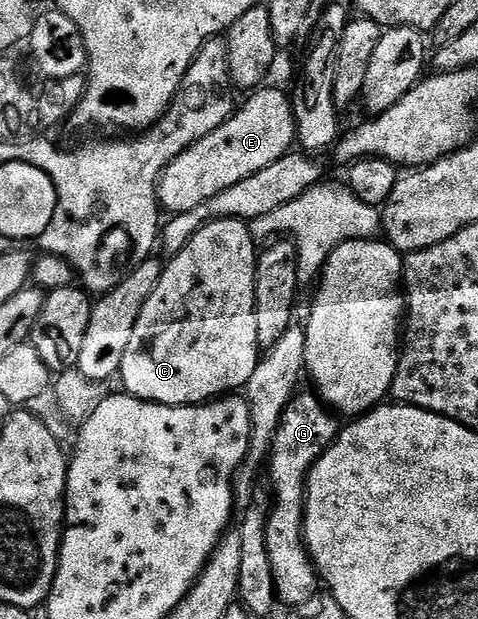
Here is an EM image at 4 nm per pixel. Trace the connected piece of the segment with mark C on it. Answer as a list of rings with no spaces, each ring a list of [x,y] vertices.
[[[210,221],[208,225],[201,227],[179,253],[176,253],[166,262],[163,273],[160,275],[156,289],[149,295],[144,309],[133,328],[133,337],[126,348],[124,358],[121,361],[118,376],[123,377],[122,388],[130,396],[142,401],[152,401],[154,405],[201,405],[208,401],[214,401],[224,395],[234,394],[242,390],[249,383],[253,371],[259,365],[261,350],[257,341],[256,316],[254,315],[254,289],[255,268],[257,260],[256,238],[253,236],[246,221]]]

